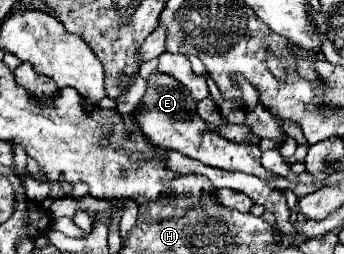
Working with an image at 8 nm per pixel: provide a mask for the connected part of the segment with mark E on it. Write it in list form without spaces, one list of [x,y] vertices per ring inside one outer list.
[[[156,70],[150,74],[146,94],[140,100],[140,106],[134,112],[134,118],[138,120],[138,126],[142,126],[144,136],[152,144],[158,144],[160,148],[182,152],[184,156],[200,160],[202,164],[208,164],[214,168],[232,170],[232,172],[236,170],[236,172],[258,176],[262,180],[280,178],[262,166],[262,162],[260,162],[262,152],[260,152],[258,144],[230,142],[230,140],[222,138],[218,132],[208,130],[206,122],[196,114],[196,100],[190,96],[190,92],[186,92],[186,88],[182,88],[182,84],[178,84],[178,80],[174,80],[172,76],[166,76],[164,72]]]

